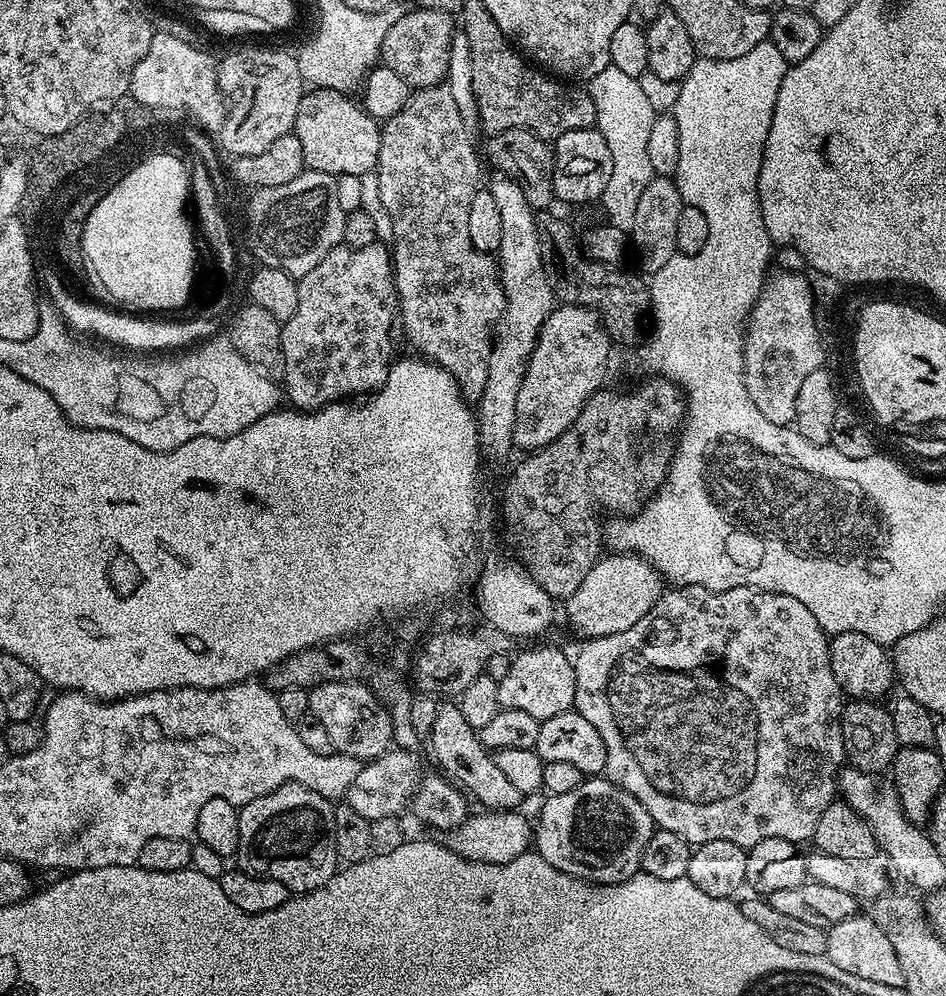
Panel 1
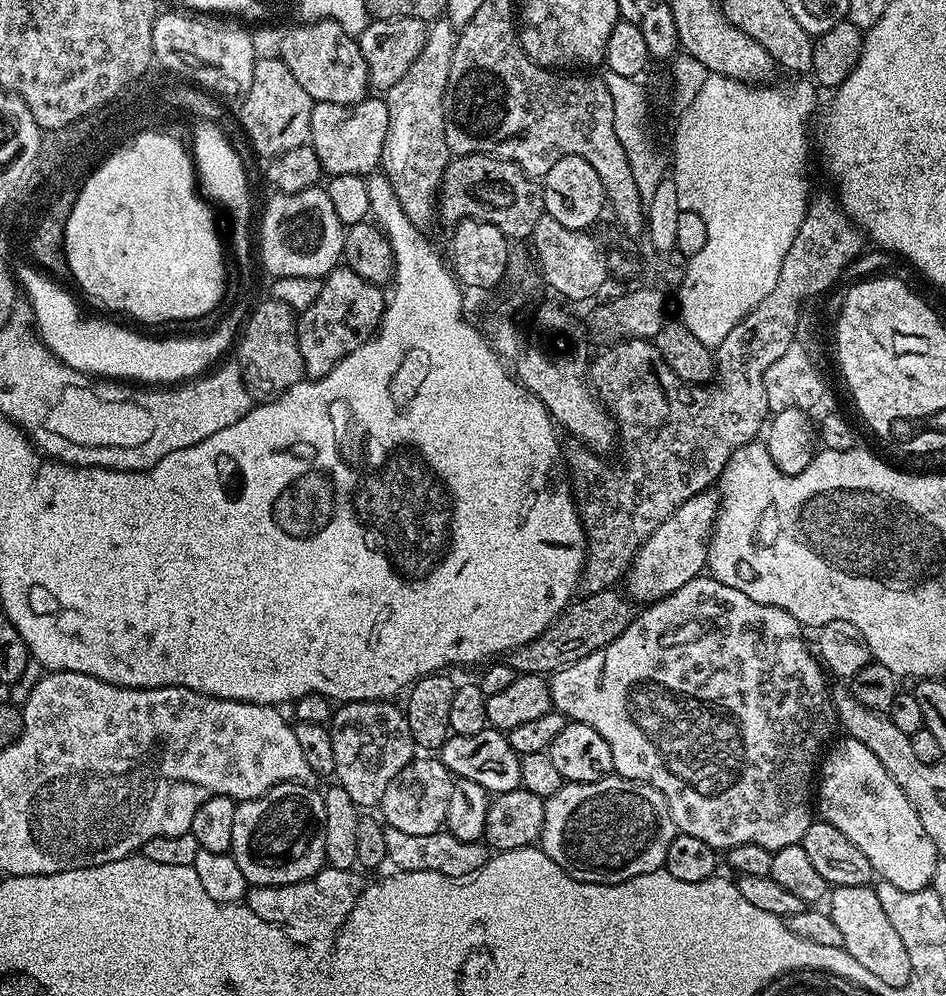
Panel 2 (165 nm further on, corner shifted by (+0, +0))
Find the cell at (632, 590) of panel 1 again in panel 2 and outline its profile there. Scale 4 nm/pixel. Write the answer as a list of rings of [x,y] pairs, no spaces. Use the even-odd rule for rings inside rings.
[[[712,490],[699,492],[694,498],[682,502],[682,506],[678,506],[678,510],[674,510],[674,514],[670,514],[670,518],[666,518],[666,522],[662,522],[636,552],[624,576],[628,598],[638,604],[656,603],[701,575],[707,565],[707,541],[719,511],[720,497]]]

